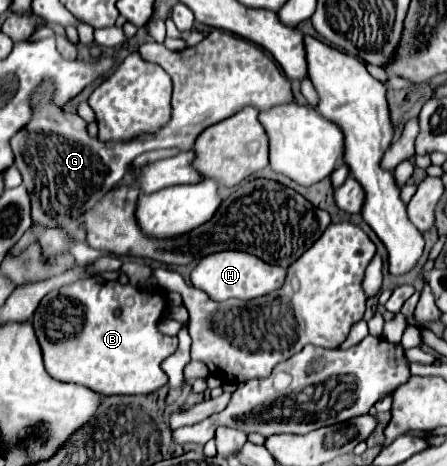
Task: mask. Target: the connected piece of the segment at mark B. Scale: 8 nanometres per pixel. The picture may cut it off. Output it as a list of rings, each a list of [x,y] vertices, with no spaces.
[[[90,276],[76,280],[64,288],[48,292],[34,312],[34,330],[44,354],[46,372],[60,382],[82,384],[102,396],[112,394],[150,394],[168,382],[160,364],[176,350],[178,338],[158,332],[156,324],[166,310],[166,296],[160,290],[146,294],[136,286],[122,286],[116,280]]]

